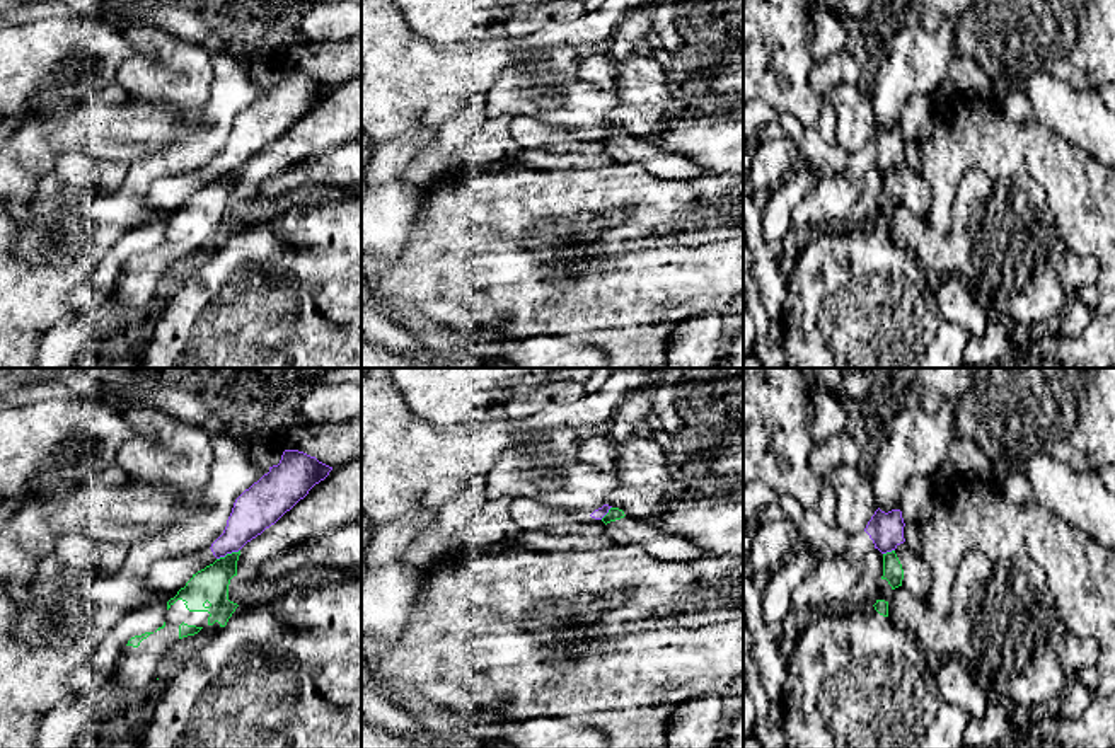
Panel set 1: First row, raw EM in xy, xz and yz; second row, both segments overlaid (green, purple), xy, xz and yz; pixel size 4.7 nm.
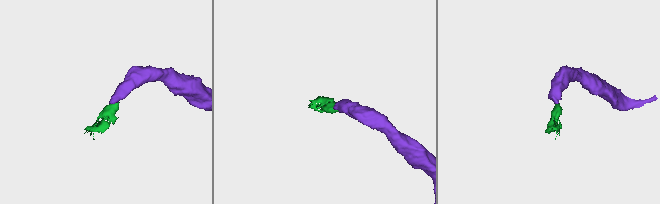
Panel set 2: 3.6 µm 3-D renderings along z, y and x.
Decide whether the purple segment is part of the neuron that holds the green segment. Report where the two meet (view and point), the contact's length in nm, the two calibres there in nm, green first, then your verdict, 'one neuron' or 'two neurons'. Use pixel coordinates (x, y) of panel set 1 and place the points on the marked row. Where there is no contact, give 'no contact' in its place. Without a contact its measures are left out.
contact xy (227, 554); length 120 nm; calibres 160 and 200 nm; two neurons

